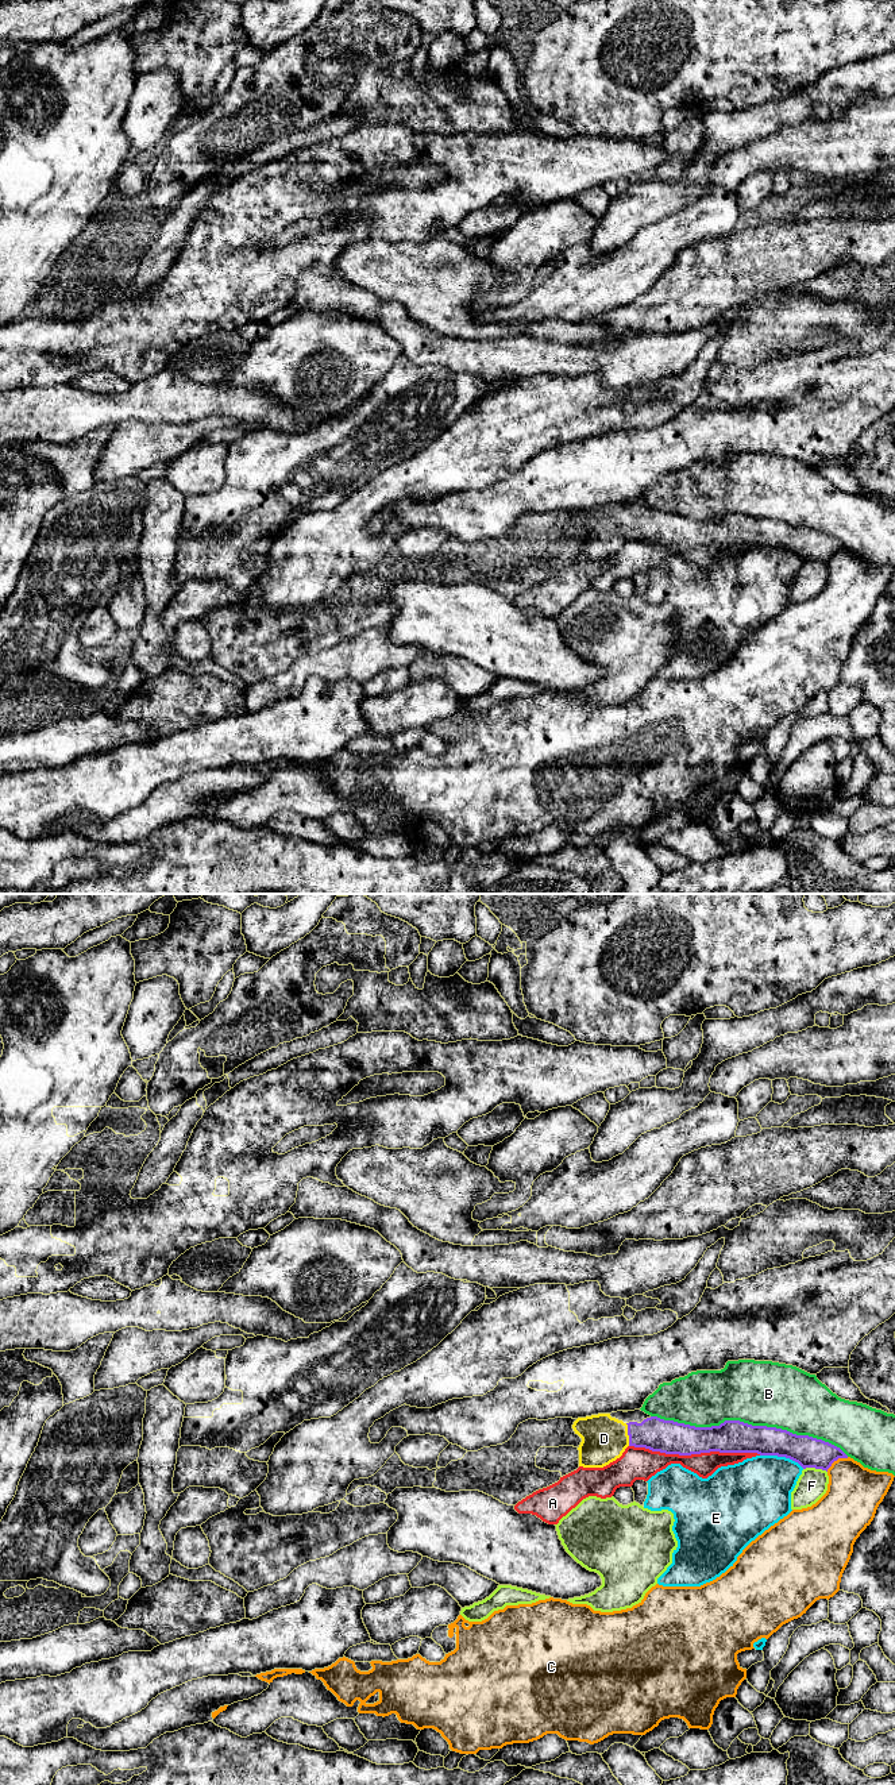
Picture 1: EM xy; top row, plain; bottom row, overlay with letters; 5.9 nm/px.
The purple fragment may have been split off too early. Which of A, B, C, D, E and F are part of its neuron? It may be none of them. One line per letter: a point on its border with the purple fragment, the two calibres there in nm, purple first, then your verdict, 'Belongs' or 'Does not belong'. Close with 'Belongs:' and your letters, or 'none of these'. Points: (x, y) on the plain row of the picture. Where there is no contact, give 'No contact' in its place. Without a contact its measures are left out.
A: Touches purple at xy (695, 546). Thickness 200 nm (purple) against 140 nm. Does not belong
B: Touches purple at xy (749, 517). Thickness 190 nm (purple) against 380 nm. Does not belong
C: Touches purple at xy (836, 552). Thickness 180 nm (purple) against 320 nm. Does not belong
D: Touches purple at xy (628, 527). Thickness 200 nm (purple) against 280 nm. Belongs
E: Touches purple at xy (782, 548). Thickness 180 nm (purple) against 380 nm. Does not belong
F: Touches purple at xy (816, 561). Thickness 180 nm (purple) against 180 nm. Does not belong
Belongs: D

